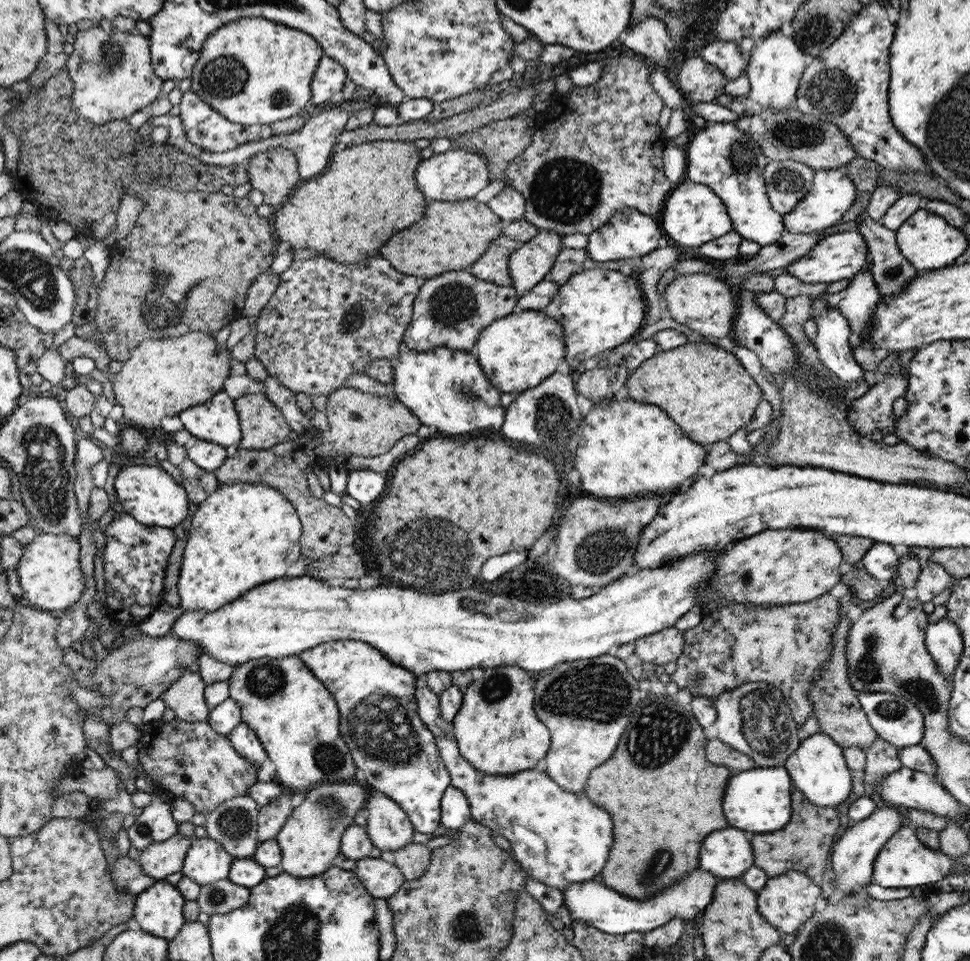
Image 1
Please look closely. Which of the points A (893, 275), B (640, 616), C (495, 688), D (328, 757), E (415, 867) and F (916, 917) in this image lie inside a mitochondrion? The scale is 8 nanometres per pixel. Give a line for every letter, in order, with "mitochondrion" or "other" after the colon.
A: mitochondrion
B: other
C: mitochondrion
D: mitochondrion
E: other
F: other

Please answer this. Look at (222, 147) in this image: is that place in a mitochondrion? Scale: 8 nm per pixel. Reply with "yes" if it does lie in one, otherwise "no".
no

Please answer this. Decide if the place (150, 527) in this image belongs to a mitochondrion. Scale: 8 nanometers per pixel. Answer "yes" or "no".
no

